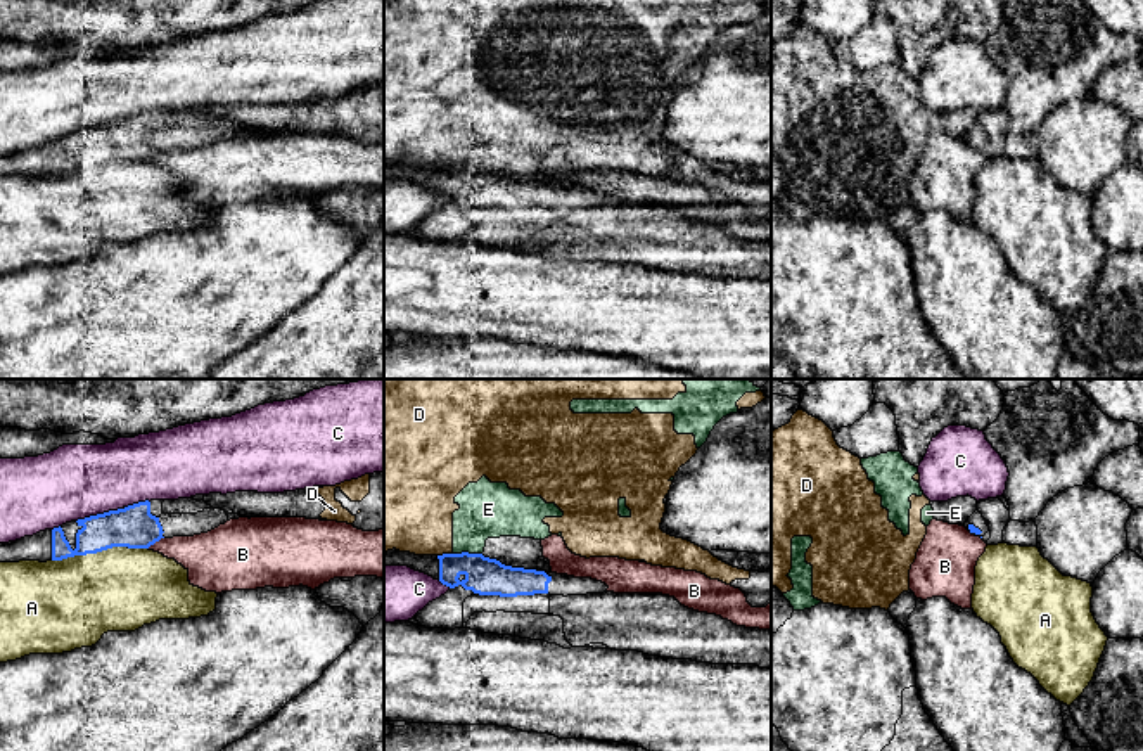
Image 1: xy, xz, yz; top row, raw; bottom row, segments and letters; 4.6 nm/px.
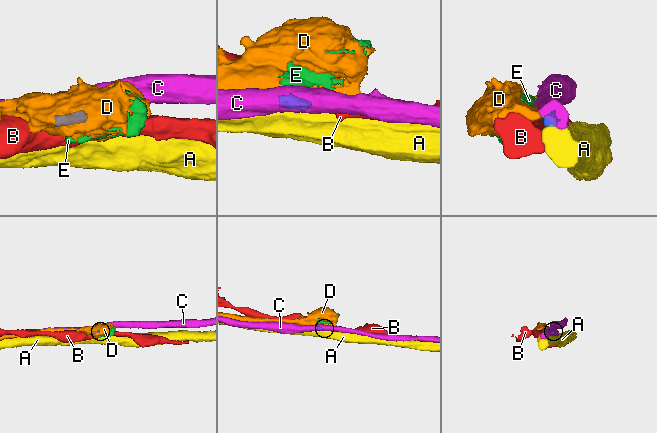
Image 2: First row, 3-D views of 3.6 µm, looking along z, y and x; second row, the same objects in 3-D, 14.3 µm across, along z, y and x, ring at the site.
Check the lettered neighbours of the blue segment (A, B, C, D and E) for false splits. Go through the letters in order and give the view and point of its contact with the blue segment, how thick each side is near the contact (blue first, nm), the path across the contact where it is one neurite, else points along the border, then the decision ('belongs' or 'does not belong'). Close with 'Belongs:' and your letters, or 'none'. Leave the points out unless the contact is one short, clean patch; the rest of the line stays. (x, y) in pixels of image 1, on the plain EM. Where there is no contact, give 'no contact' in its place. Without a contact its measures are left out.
A: xy (99, 163) | 200/400 nm | does not belong
B: xy (154, 154) | 200/220 nm | along xy (163, 149), (147, 160) | does not belong
C: xy (99, 127) | 200/340 nm | does not belong
D: xz (445, 166) | 180/360 nm | does not belong
E: xz (467, 165) | 180/260 nm | does not belong
Belongs: none

